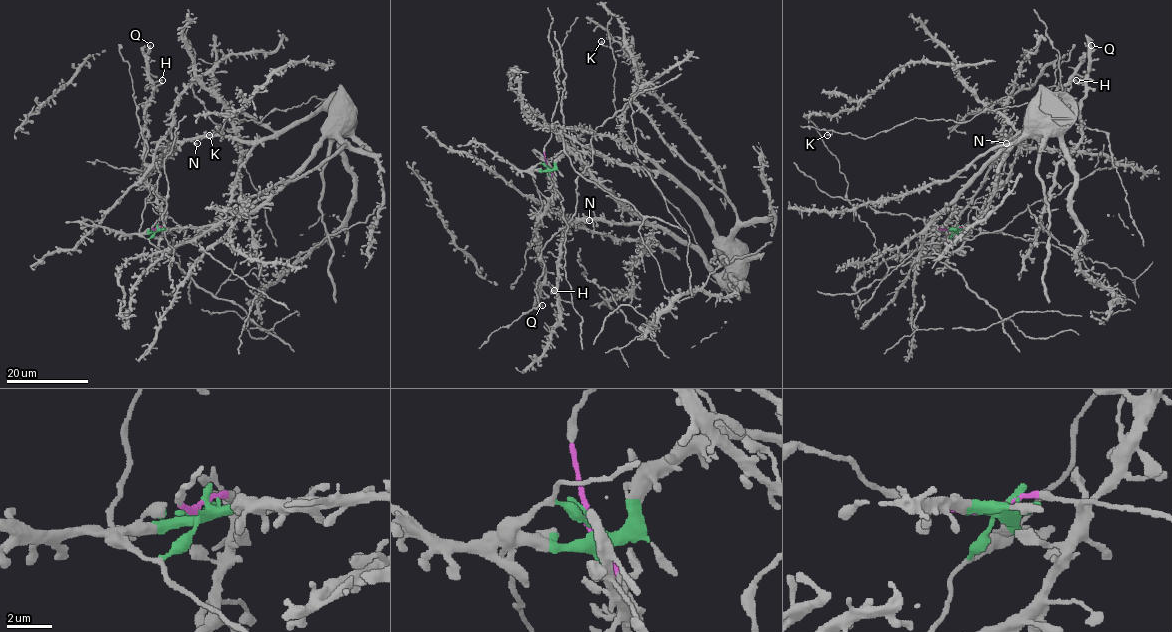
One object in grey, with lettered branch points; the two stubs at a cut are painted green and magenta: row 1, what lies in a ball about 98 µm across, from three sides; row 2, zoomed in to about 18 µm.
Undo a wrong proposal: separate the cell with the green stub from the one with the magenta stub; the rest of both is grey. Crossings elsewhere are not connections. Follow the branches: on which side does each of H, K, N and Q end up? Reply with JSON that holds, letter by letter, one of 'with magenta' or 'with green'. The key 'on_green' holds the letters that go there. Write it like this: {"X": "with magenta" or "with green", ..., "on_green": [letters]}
{"H": "with magenta", "K": "with green", "N": "with green", "Q": "with magenta", "on_green": ["K", "N"]}

